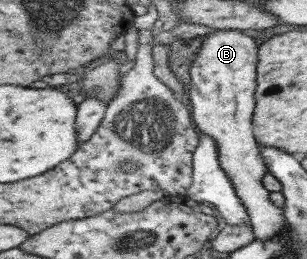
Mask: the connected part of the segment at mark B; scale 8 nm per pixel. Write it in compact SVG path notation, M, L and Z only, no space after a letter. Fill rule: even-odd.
M217 29L209 33L190 66L188 98L193 104L193 120L197 122L197 127L203 134L213 136L219 145L221 165L233 179L240 198L248 208L256 240L285 237L287 233L283 208L273 204L269 190L263 186L263 177L269 168L254 134L259 48L260 45L247 31Z

